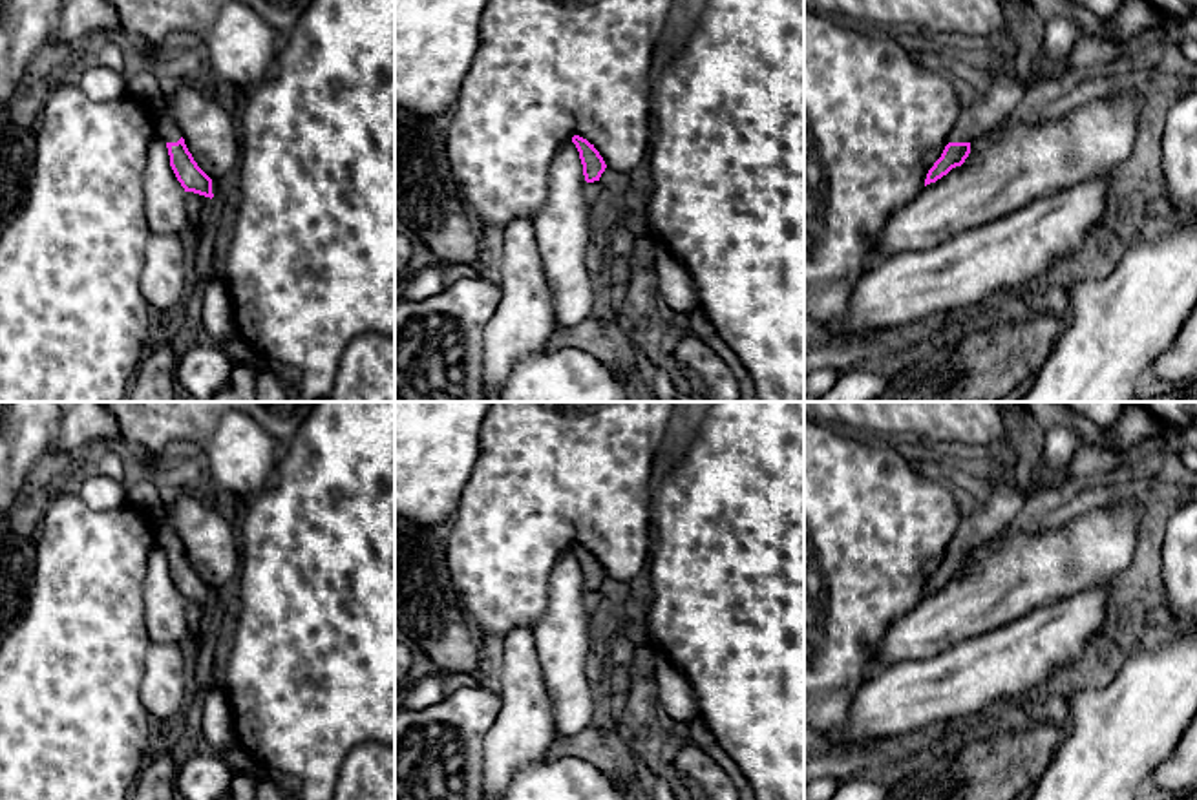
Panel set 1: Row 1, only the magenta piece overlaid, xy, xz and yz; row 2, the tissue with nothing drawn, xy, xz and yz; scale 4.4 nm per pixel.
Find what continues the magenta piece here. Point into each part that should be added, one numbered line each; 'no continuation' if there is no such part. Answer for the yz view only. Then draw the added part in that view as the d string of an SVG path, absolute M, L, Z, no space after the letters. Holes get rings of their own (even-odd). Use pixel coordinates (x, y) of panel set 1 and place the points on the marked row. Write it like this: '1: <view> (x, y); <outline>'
1: yz (1007, 88); M1022 0L1022 4L1027 18L1011 26L996 44L990 44L992 53L985 64L992 71L989 91L978 102L959 106L959 117L948 142L970 142L994 132L1011 117L1027 89L1022 77L1018 37L1033 18L1047 26L1051 18L1064 16L1087 35L1106 33L1098 16L1069 0Z

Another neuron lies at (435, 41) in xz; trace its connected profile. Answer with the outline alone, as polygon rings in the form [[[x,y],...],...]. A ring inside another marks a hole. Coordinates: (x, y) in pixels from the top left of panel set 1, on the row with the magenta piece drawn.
[[[395,0],[395,110],[433,119],[455,106],[481,46],[488,0]]]

